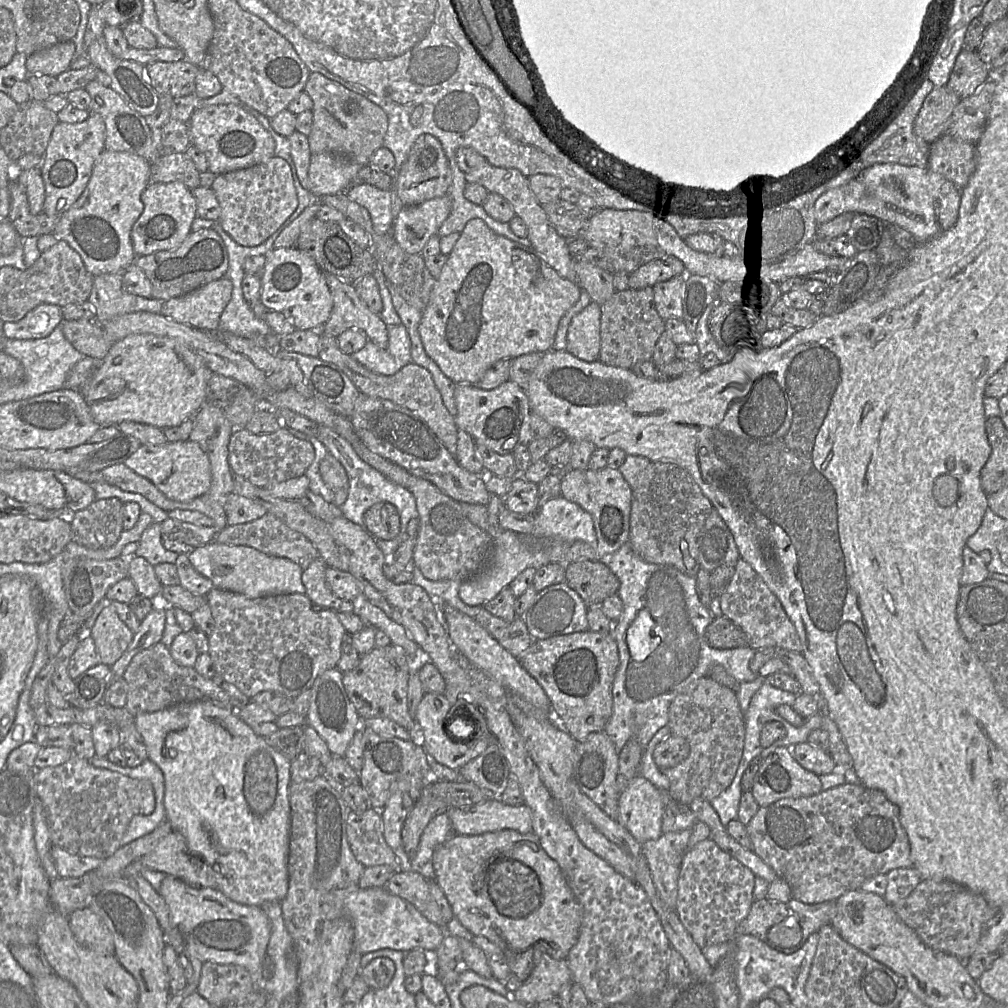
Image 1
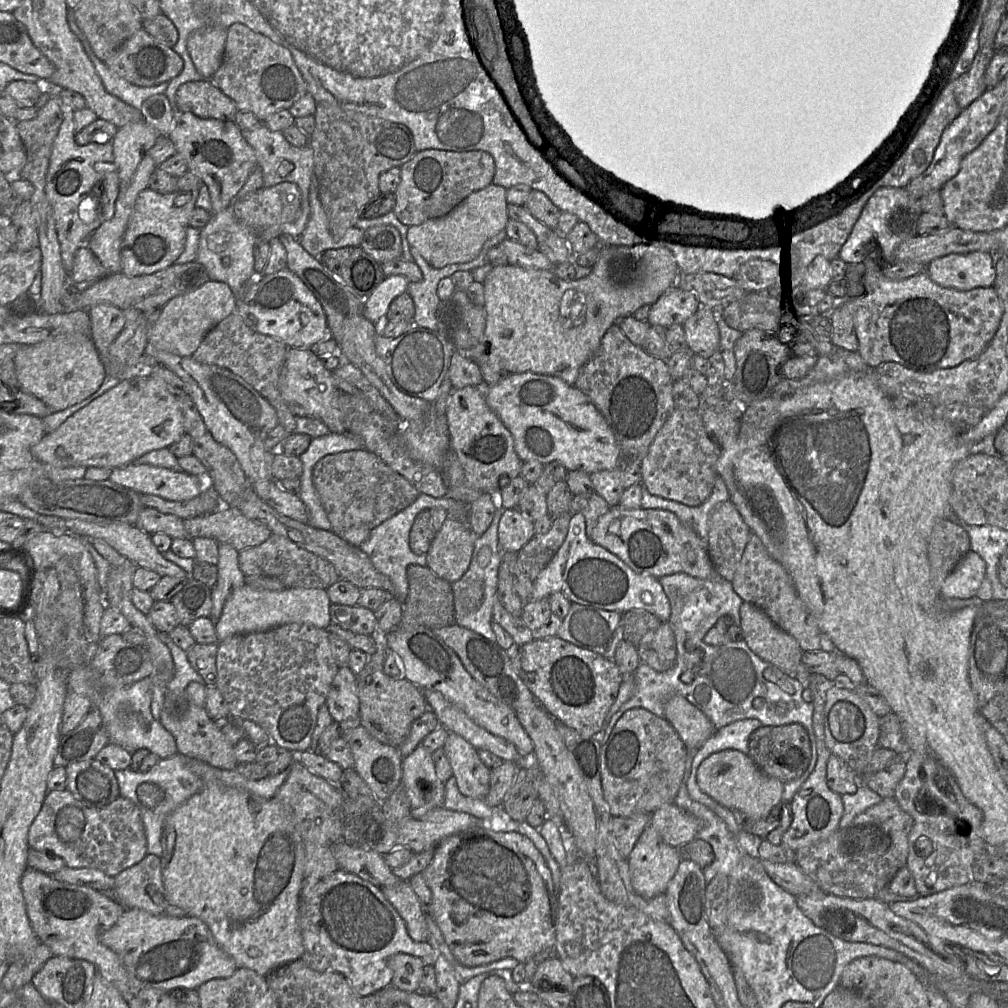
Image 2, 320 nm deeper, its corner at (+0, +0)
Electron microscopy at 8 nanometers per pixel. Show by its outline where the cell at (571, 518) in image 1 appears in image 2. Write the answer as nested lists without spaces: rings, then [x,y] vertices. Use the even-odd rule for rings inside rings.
[[[576,512],[571,517],[567,537],[534,581],[532,599],[547,598],[555,592],[563,593],[572,603],[624,613],[643,609],[654,614],[662,623],[671,615],[669,599],[659,579],[646,573],[638,573],[606,548],[595,544],[586,532],[585,517]]]

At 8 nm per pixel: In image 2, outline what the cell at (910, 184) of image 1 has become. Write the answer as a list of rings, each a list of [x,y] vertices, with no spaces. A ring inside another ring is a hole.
[[[981,251],[949,254],[932,260],[926,273],[936,284],[959,291],[993,287],[995,256]]]

